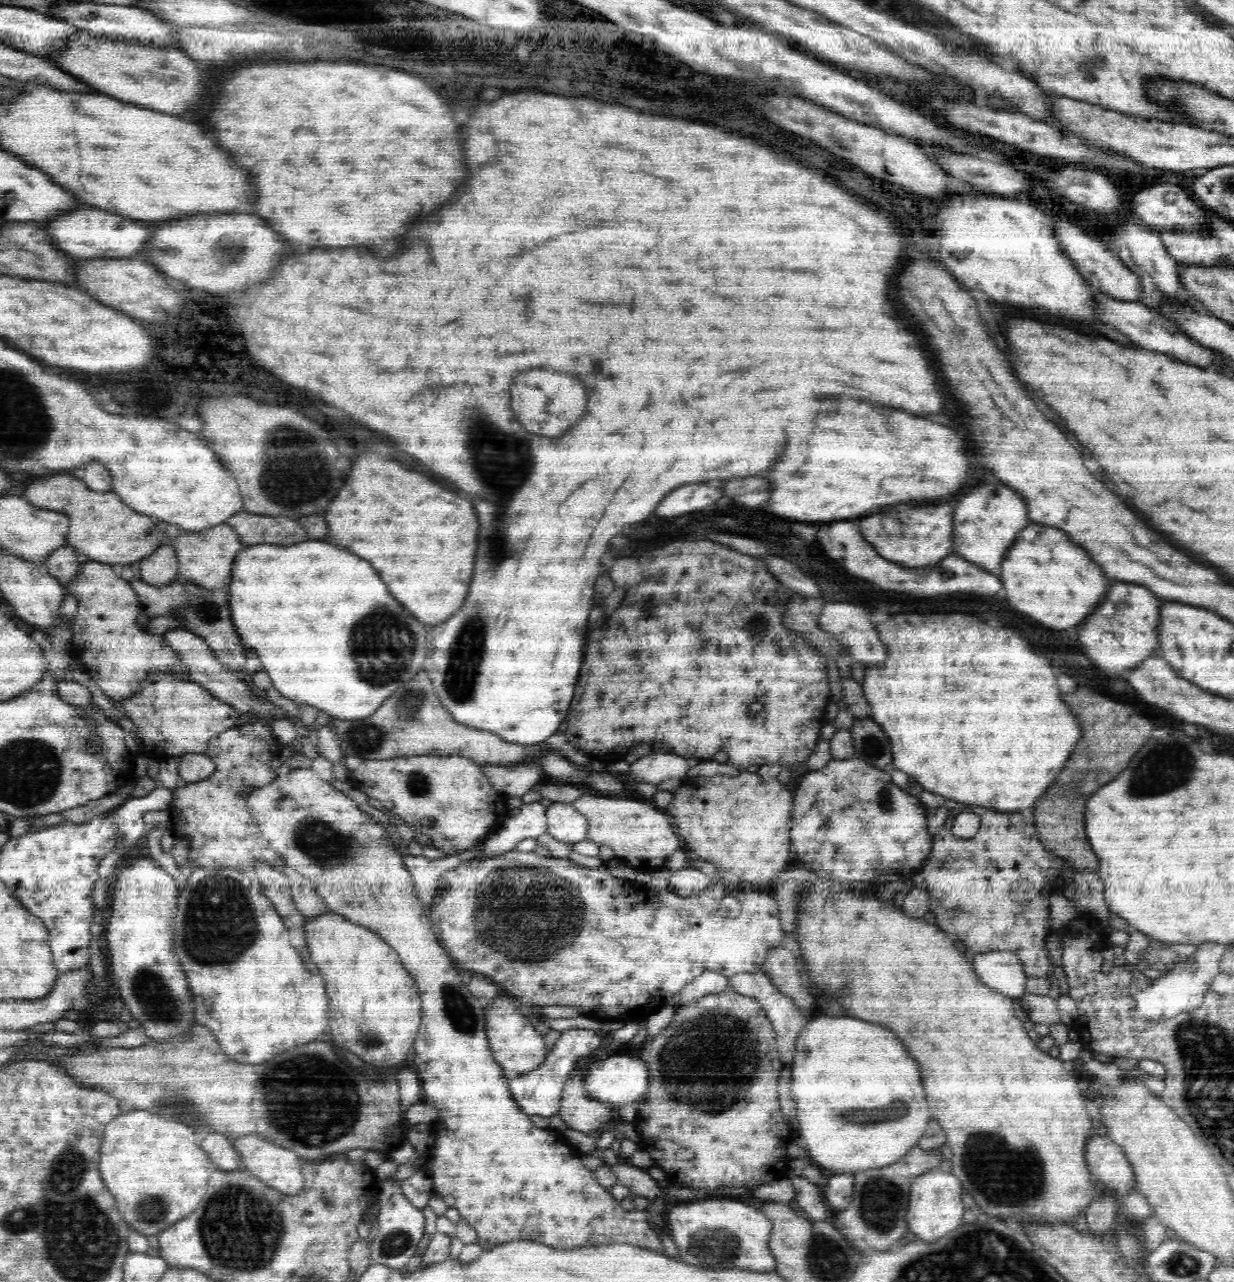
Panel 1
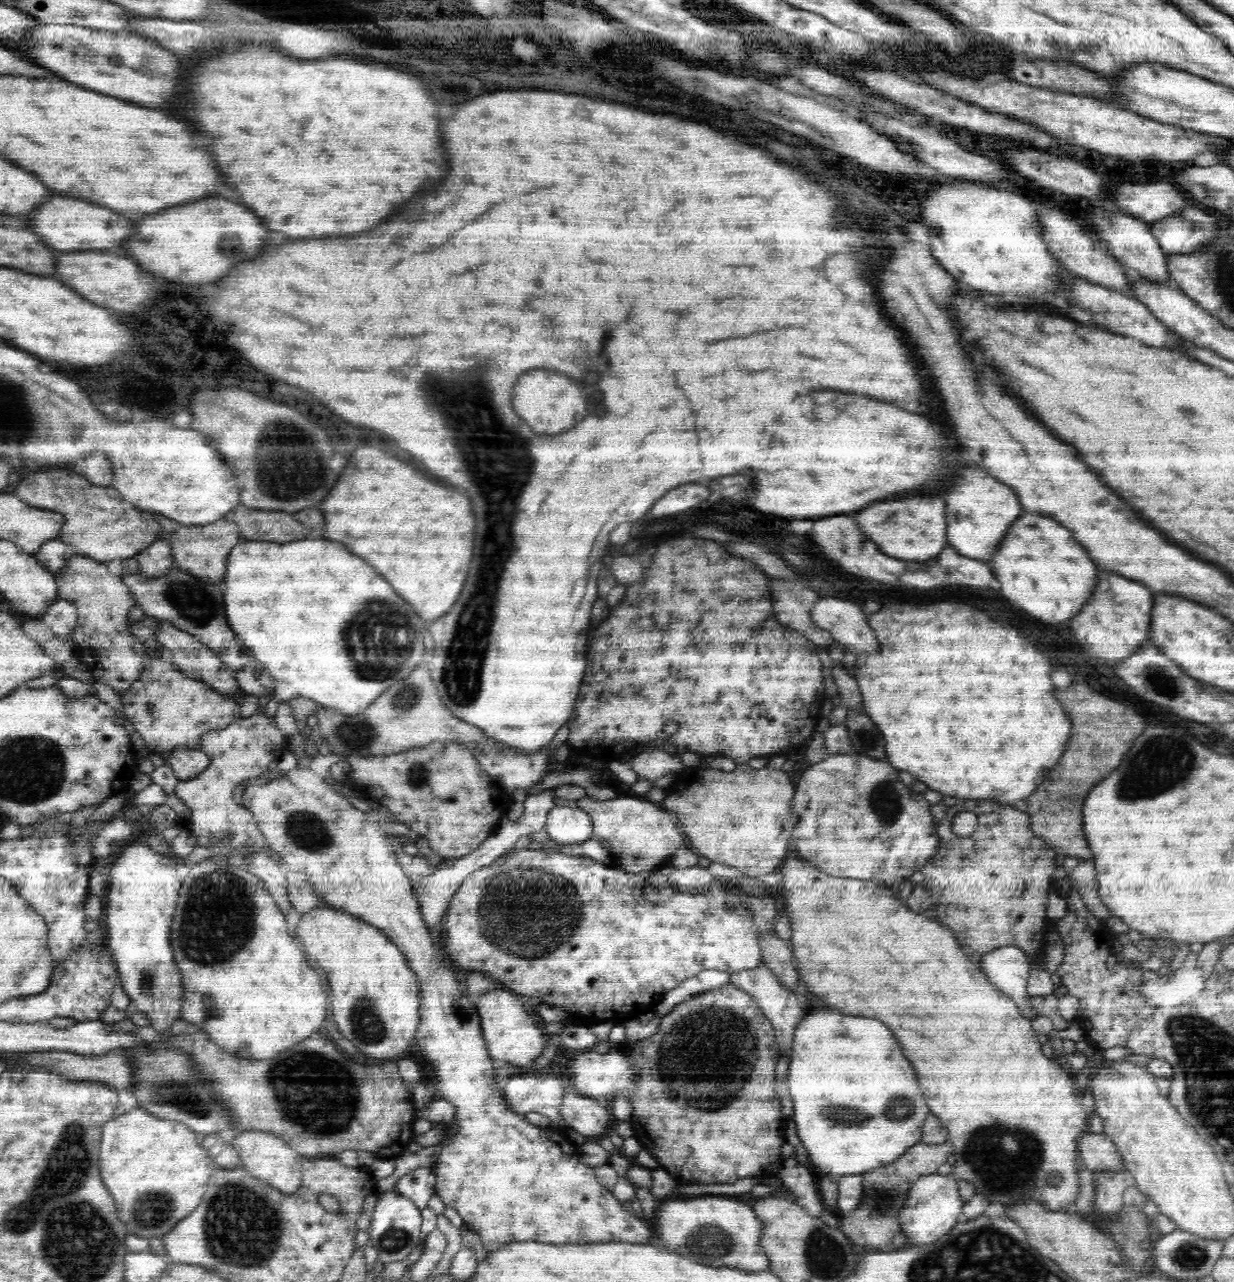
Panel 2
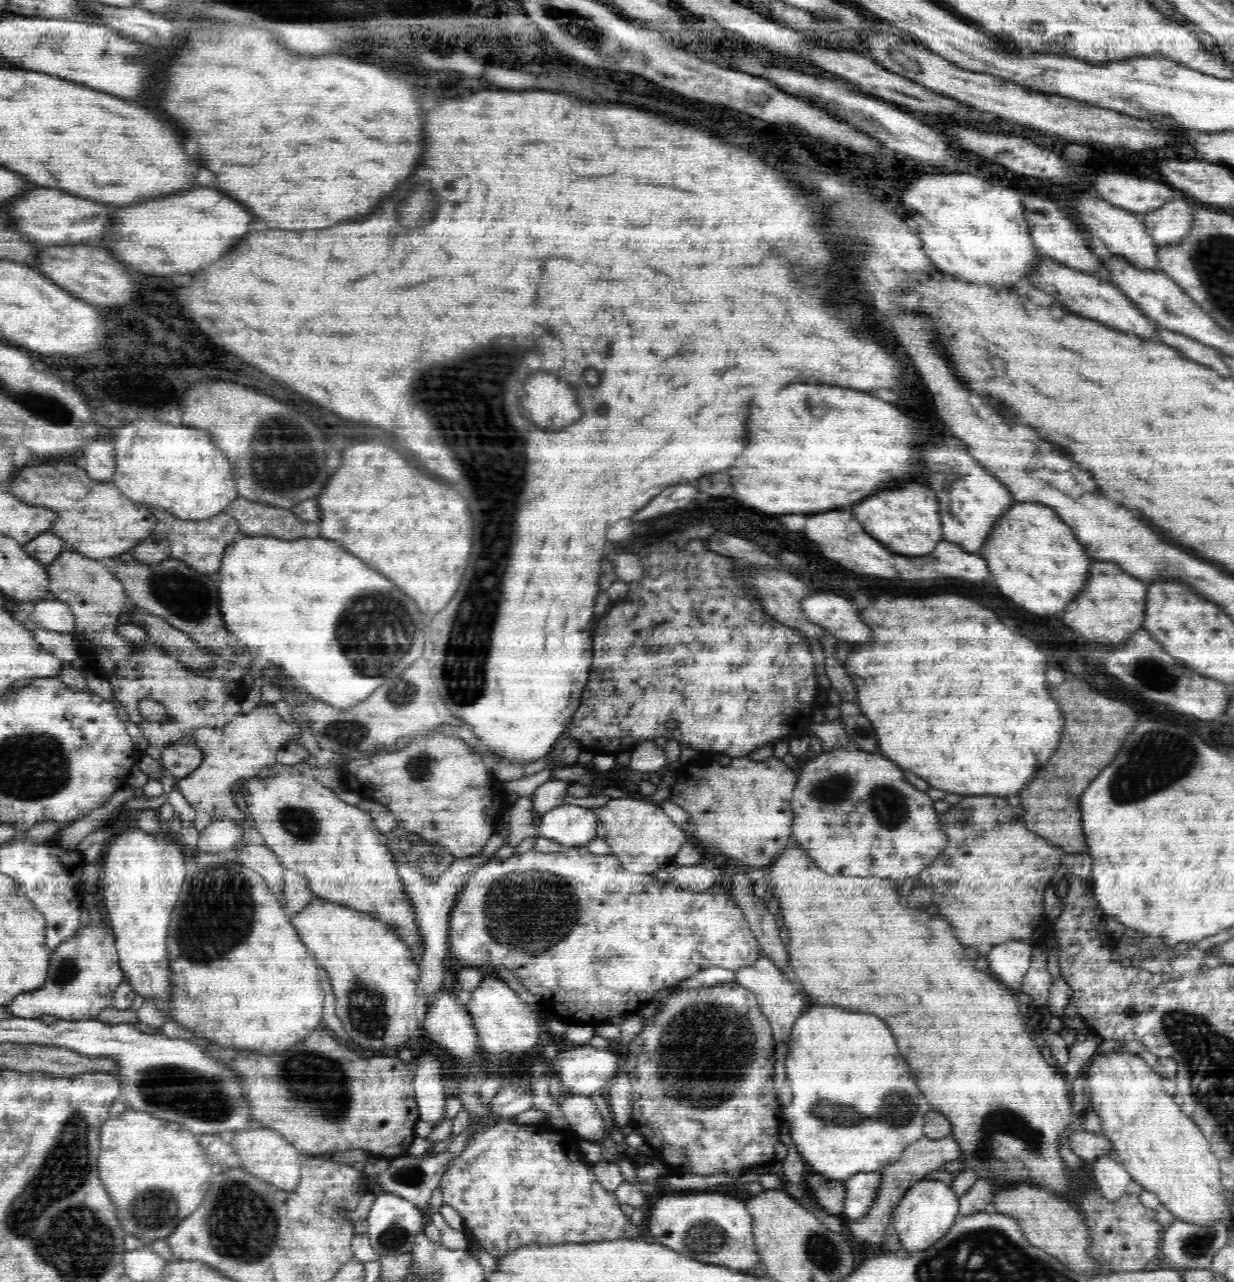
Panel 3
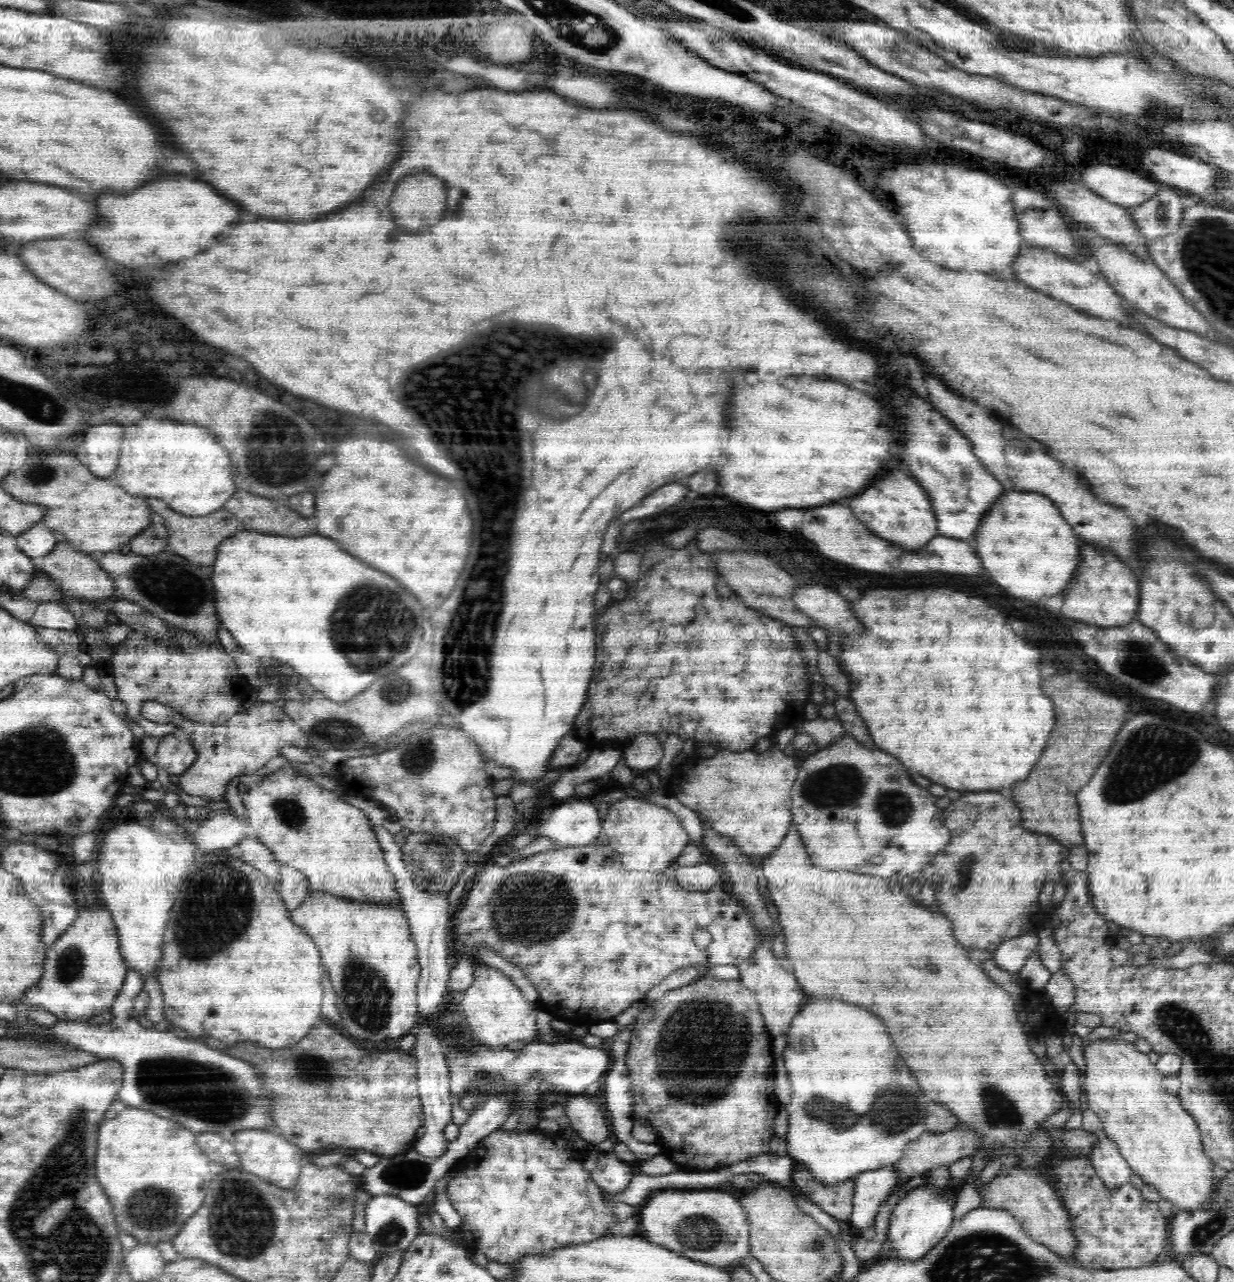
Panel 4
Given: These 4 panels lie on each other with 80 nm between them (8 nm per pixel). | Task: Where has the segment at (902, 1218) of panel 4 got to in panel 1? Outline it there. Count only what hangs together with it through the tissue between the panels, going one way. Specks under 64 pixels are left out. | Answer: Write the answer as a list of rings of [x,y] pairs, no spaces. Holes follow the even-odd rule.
[[[936,1169],[917,1176],[909,1190],[909,1208],[906,1214],[908,1230],[924,1242],[934,1242],[960,1228],[965,1212],[962,1192],[963,1186],[958,1177],[947,1169]]]

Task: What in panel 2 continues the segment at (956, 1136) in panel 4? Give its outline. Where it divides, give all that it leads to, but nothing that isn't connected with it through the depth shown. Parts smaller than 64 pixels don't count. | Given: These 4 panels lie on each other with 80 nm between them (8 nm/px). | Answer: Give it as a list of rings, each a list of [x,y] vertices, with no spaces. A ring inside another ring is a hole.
[[[947,1140],[942,1144],[924,1144],[918,1142],[908,1148],[898,1160],[888,1163],[885,1167],[863,1173],[861,1201],[849,1213],[842,1213],[838,1218],[838,1226],[852,1242],[867,1248],[888,1248],[896,1234],[900,1234],[898,1214],[904,1207],[906,1196],[911,1184],[921,1176],[937,1173],[938,1168],[953,1154],[953,1146]]]

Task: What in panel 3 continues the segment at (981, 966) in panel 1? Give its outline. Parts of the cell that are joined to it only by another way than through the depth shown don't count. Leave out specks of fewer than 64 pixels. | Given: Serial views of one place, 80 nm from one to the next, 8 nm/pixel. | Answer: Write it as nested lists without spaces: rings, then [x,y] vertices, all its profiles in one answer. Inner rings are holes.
[[[1010,940],[996,945],[985,955],[990,972],[1006,986],[1022,992],[1022,980],[1031,964],[1033,946],[1027,942]]]

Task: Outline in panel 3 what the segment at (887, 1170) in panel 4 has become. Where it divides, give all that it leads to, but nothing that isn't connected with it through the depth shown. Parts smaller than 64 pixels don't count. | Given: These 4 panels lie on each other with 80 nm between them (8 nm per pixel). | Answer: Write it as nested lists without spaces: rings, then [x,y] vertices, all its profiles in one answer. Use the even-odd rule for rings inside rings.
[[[864,1172],[843,1180],[845,1182],[843,1219],[861,1219],[868,1212],[877,1197],[876,1191],[880,1179],[880,1172]]]

